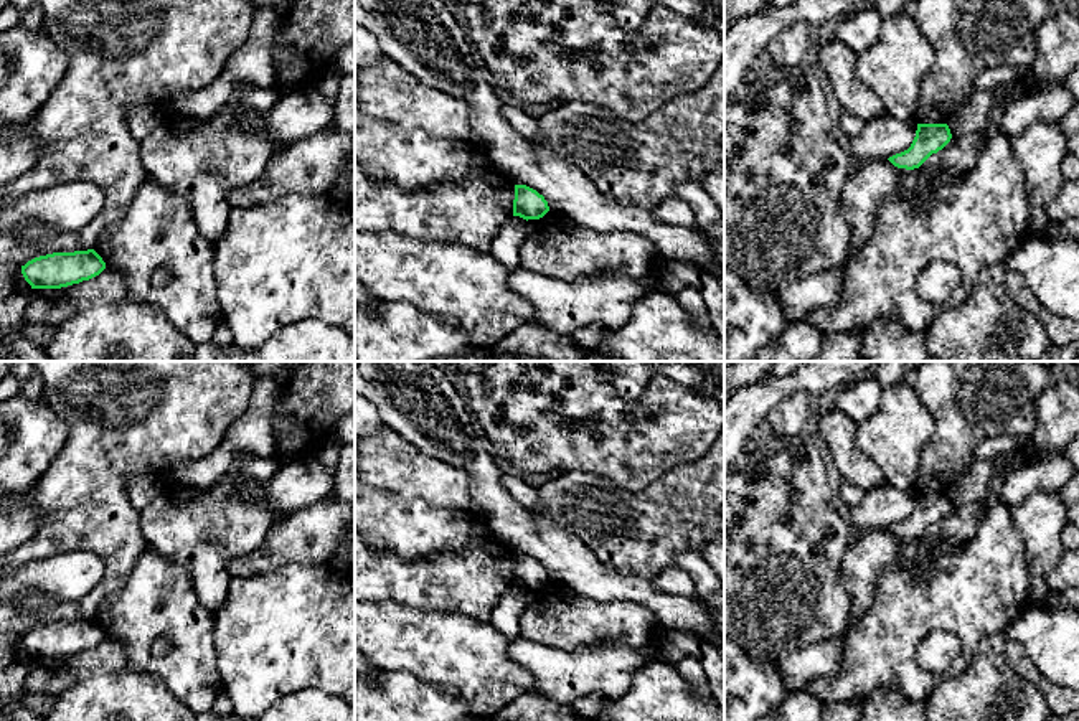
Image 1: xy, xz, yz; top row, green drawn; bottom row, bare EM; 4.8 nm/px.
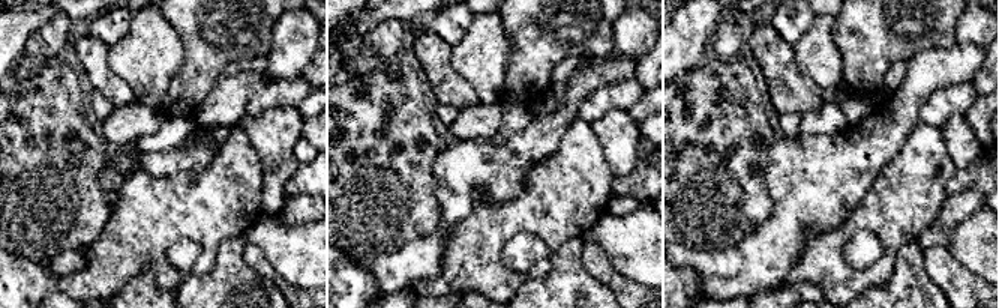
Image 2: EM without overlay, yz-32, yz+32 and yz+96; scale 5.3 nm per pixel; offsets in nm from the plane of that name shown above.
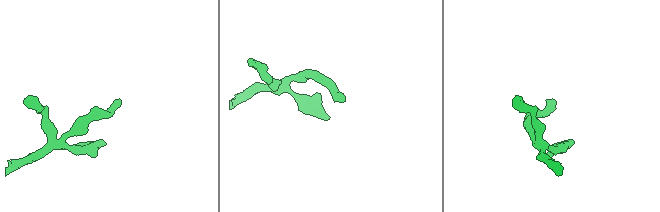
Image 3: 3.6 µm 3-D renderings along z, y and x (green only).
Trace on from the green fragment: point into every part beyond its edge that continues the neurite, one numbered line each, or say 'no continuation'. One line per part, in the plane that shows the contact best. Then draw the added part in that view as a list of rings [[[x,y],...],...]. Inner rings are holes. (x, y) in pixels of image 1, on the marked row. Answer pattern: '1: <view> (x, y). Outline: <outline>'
no continuation

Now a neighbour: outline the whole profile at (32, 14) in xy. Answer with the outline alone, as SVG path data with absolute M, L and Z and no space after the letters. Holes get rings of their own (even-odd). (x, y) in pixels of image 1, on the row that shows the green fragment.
M10 0L10 7L13 7L20 13L20 25L28 30L40 30L45 20L45 10L38 0Z

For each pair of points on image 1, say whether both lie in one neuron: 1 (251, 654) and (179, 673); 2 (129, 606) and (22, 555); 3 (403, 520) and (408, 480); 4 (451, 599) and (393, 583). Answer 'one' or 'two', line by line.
1: two
2: two
3: two
4: one

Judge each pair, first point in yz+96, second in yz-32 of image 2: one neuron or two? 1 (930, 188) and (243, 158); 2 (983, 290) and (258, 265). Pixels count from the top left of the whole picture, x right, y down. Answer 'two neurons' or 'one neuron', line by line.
1: one neuron
2: one neuron

